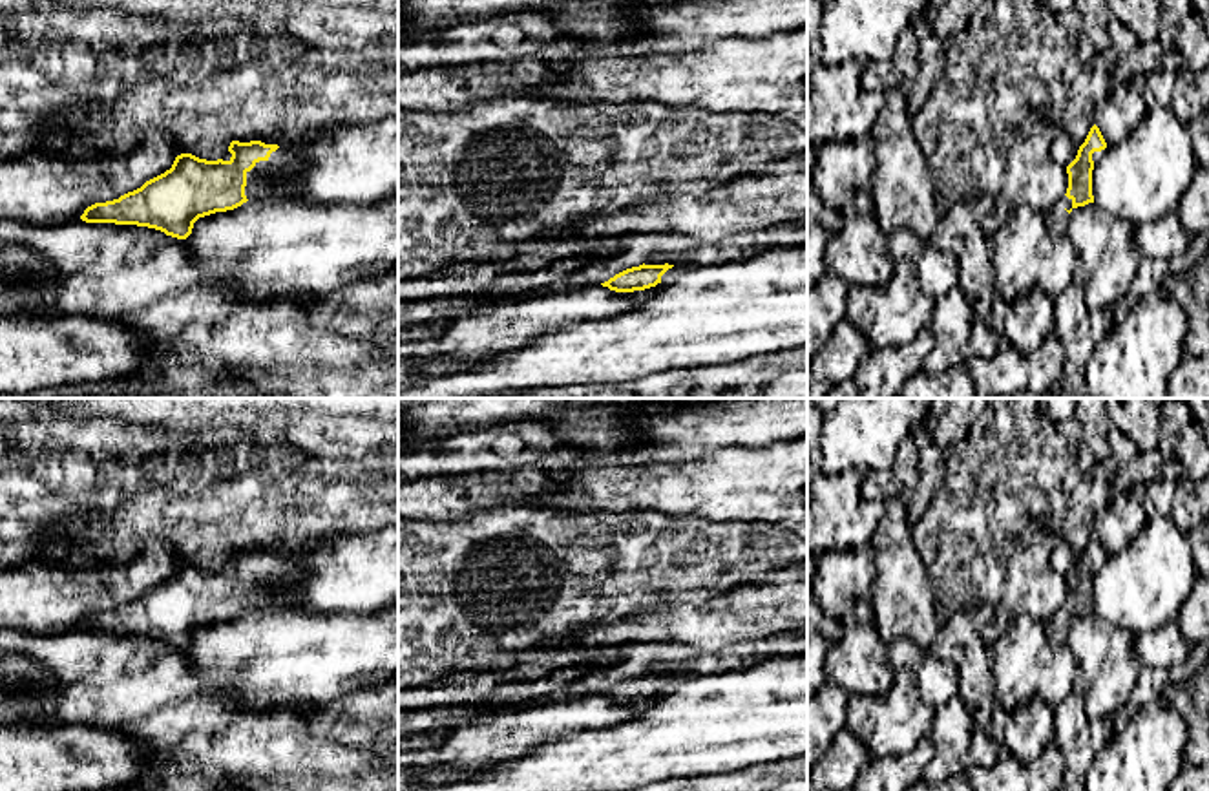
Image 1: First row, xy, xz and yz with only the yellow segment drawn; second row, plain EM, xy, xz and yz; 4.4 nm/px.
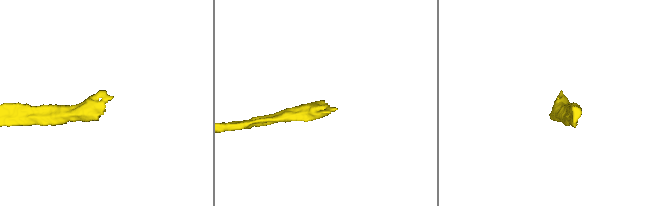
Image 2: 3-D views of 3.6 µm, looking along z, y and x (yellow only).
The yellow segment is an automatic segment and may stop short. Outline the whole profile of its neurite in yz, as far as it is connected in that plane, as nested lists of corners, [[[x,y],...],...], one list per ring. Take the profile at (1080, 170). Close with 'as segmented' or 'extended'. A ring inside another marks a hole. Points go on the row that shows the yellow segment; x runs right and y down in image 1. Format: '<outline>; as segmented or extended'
[[[1094,124],[1079,146],[1076,159],[1067,166],[1068,174],[1068,188],[1067,194],[1046,212],[1043,212],[1045,221],[1048,223],[1048,230],[1054,236],[1067,234],[1070,212],[1078,206],[1085,206],[1094,203],[1092,195],[1092,170],[1094,161],[1092,153],[1107,148],[1107,142]]]; extended

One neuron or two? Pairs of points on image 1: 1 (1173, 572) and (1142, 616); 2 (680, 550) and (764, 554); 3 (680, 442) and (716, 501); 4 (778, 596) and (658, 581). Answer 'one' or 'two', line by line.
1: one
2: one
3: two
4: two

